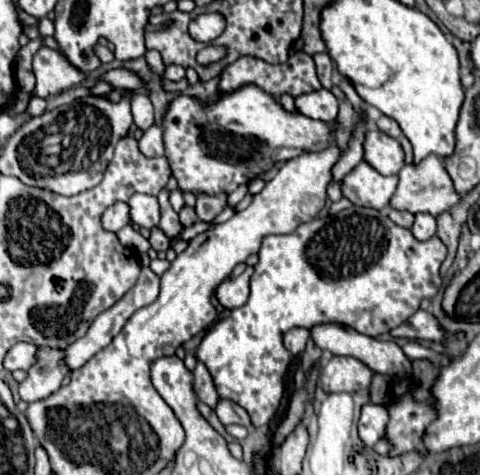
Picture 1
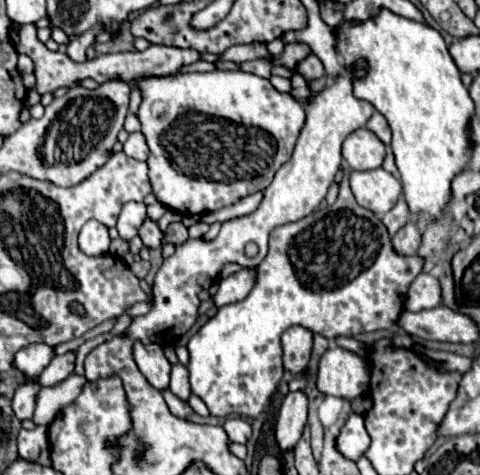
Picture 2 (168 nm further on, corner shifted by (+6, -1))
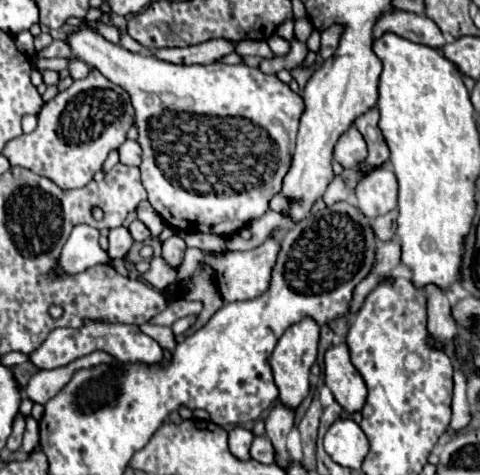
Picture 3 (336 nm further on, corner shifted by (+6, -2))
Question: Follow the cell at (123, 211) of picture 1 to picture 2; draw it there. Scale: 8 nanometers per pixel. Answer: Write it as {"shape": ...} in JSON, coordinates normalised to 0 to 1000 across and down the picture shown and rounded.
{"shape":[[[188,463],[171,476],[171,484],[163,493],[163,522],[175,535],[217,539],[217,535],[225,535],[225,514],[229,514],[229,497],[225,497],[221,476],[213,476],[200,463]]]}

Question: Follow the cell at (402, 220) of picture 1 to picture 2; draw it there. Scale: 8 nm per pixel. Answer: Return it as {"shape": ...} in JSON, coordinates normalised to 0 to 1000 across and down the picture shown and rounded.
{"shape":[[[833,417],[833,421],[825,425],[825,434],[796,455],[796,467],[800,467],[800,476],[808,480],[808,493],[813,493],[813,497],[821,497],[850,463],[854,463],[854,451],[850,451],[850,434],[846,434],[842,417]]]}

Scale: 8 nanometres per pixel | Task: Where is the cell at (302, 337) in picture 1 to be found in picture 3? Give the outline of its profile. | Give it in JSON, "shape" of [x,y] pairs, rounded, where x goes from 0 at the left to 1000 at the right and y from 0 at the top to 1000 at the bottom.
{"shape":[[[646,667],[629,672],[625,680],[608,684],[596,693],[596,701],[583,709],[571,743],[567,743],[567,756],[563,756],[563,768],[567,768],[567,781],[571,781],[571,802],[575,802],[575,815],[583,823],[583,844],[592,857],[617,865],[625,857],[625,848],[633,844],[633,836],[642,832],[646,823],[646,811],[642,811],[642,789],[646,789],[646,773],[654,768],[658,760],[658,735],[663,735],[663,705],[667,705],[667,688],[658,684],[658,676],[650,676]]]}

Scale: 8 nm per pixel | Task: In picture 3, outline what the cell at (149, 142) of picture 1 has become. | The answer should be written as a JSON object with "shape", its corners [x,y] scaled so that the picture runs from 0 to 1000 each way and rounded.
{"shape":[[[263,293],[263,297],[246,309],[246,318],[250,318],[250,343],[258,343],[258,347],[279,347],[279,352],[292,347],[296,314],[292,314],[288,297]]]}

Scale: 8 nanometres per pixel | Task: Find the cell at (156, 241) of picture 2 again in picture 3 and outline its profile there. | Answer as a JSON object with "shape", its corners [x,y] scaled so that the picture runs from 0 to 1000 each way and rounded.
{"shape":[[[292,461],[275,465],[275,474],[271,474],[267,482],[275,486],[279,507],[304,507],[304,503],[313,503],[313,486],[308,486],[308,478],[304,478],[304,474],[300,474]]]}

